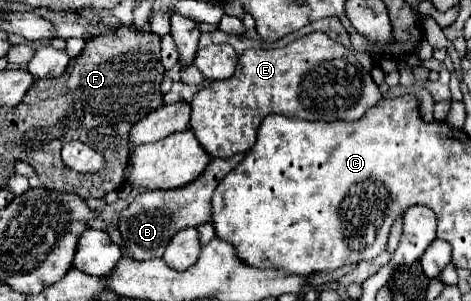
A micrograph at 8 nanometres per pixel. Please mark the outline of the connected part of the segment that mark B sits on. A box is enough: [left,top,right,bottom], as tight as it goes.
[120,154,244,260]

